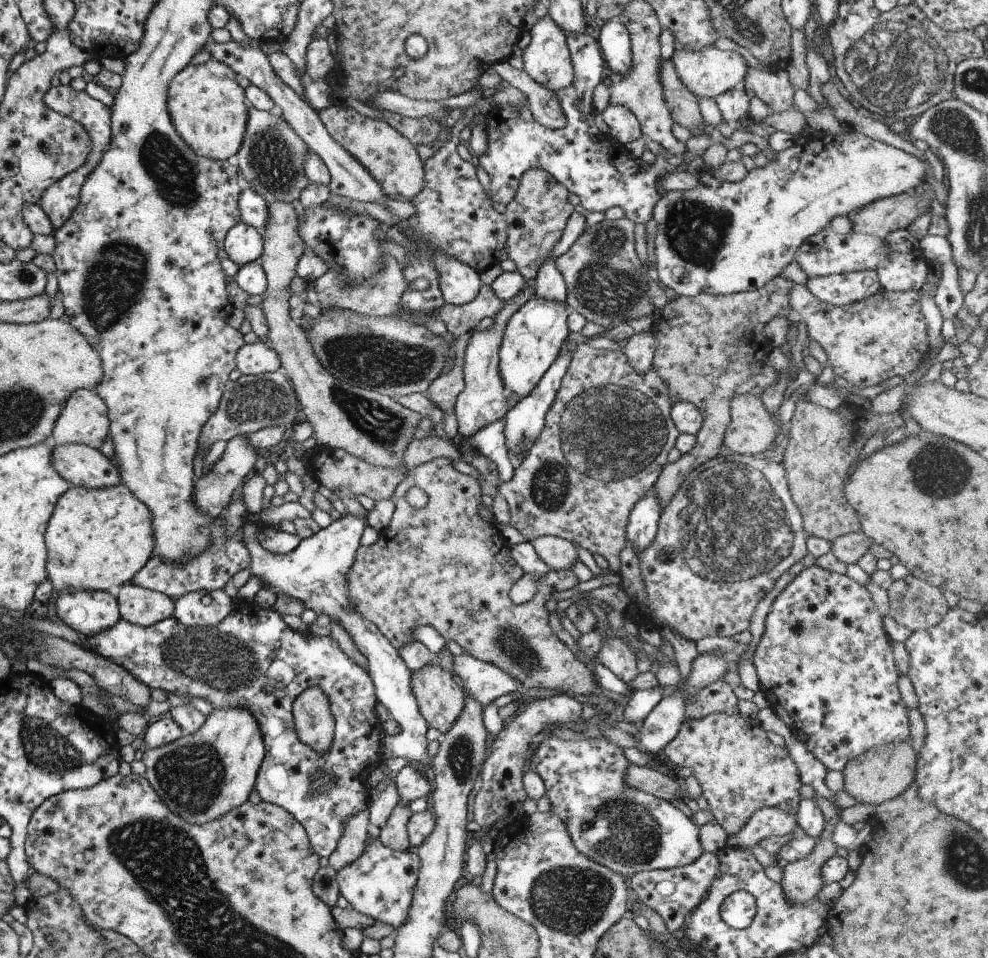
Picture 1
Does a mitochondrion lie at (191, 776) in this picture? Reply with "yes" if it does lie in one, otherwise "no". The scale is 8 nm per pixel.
yes

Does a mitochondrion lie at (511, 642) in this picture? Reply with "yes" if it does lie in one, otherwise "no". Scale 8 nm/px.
yes

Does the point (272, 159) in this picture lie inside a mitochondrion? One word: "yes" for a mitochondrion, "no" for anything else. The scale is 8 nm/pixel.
yes

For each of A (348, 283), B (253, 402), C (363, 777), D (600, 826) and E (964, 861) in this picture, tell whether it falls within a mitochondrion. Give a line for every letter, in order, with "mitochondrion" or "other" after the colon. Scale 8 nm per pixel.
A: other
B: mitochondrion
C: other
D: mitochondrion
E: mitochondrion

